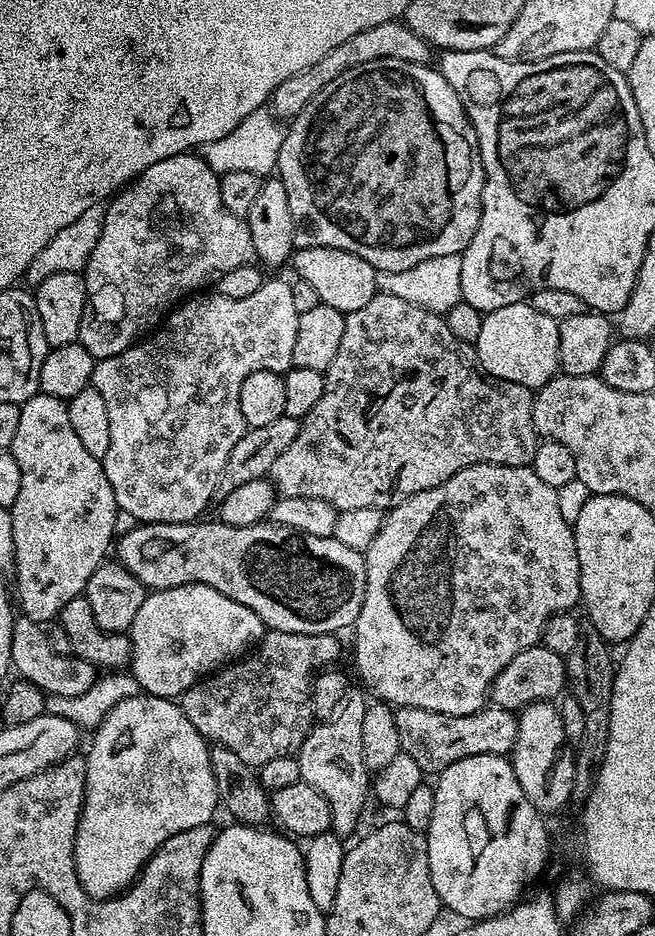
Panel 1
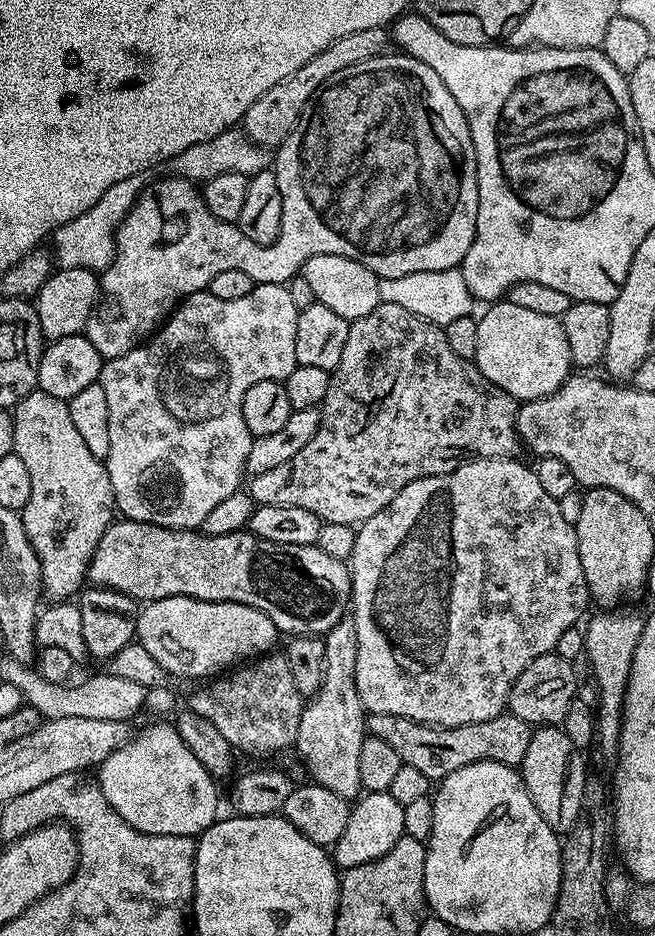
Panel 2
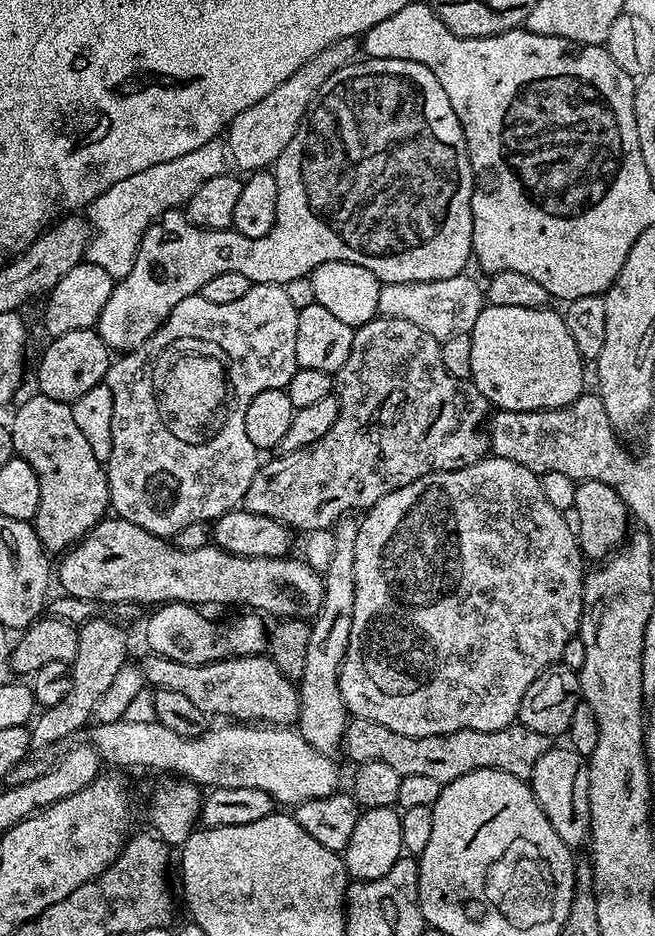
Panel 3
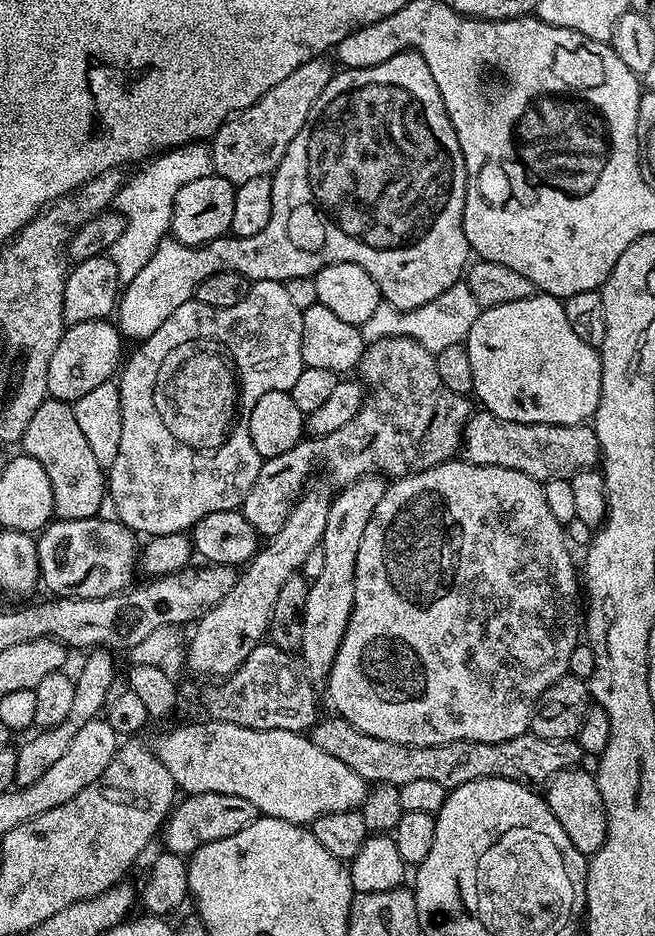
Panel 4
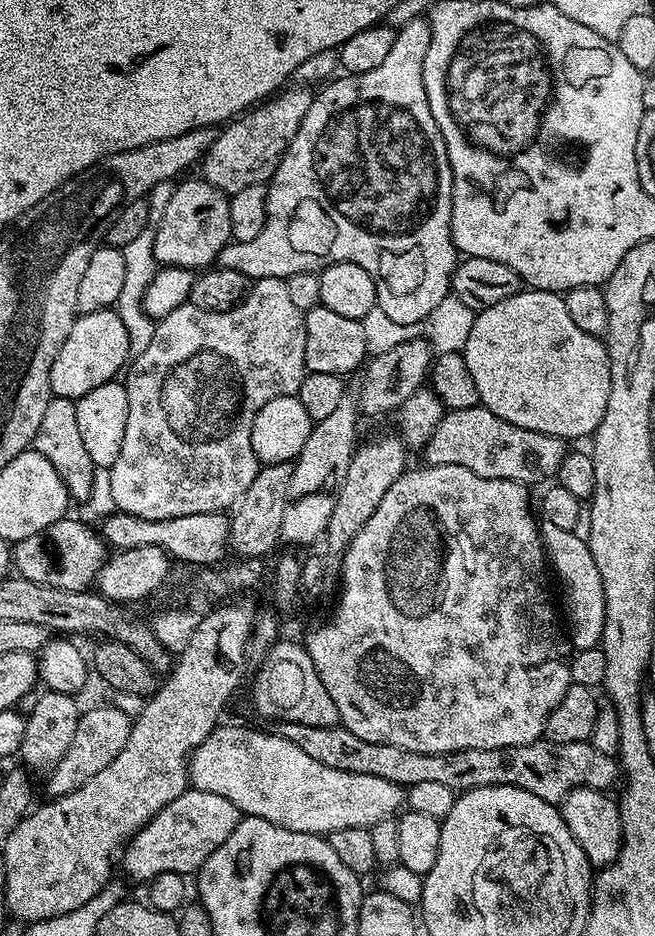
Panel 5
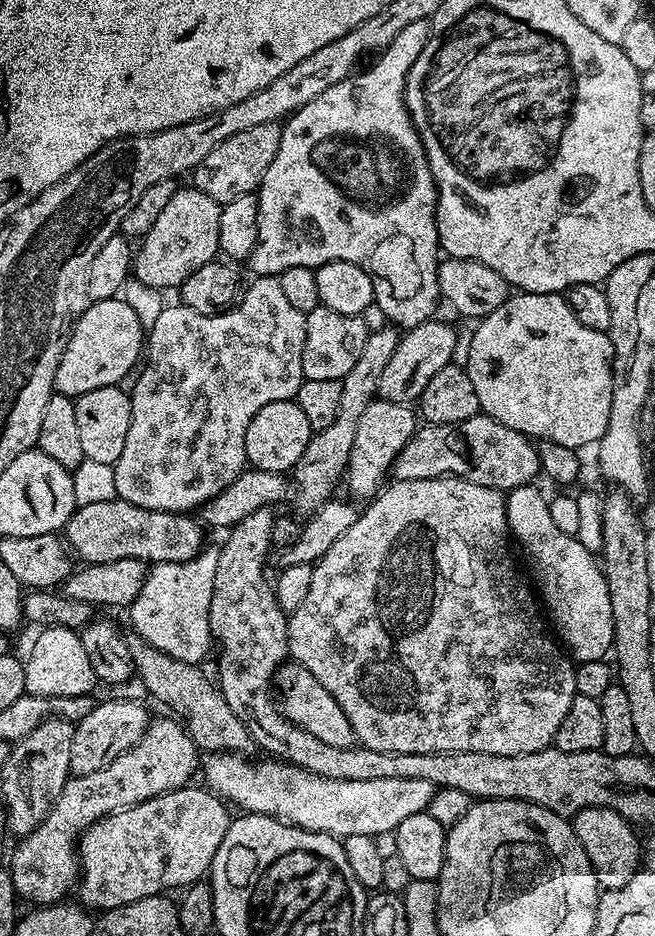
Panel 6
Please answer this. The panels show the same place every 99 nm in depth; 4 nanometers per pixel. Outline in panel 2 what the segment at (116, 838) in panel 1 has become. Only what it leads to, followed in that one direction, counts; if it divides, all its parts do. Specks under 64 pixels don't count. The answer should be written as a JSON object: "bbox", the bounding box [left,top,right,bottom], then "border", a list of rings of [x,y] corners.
{"bbox":[98,722,218,837],"border":[[[152,722],[149,728],[133,735],[127,744],[123,744],[98,765],[98,783],[102,794],[106,794],[106,802],[118,810],[118,814],[134,830],[151,836],[190,836],[199,837],[211,824],[218,819],[216,813],[216,787],[217,781],[208,773],[206,766],[194,758],[190,746],[182,742],[178,730],[171,723]]]}

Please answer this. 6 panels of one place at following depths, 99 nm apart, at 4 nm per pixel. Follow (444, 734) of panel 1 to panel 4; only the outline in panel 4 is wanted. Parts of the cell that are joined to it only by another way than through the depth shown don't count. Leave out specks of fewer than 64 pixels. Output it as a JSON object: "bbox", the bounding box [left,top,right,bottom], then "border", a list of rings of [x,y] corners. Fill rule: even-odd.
{"bbox":[310,715,585,790],"border":[[[333,715],[332,720],[321,719],[312,725],[310,739],[325,754],[338,758],[350,766],[373,785],[401,785],[423,778],[438,782],[449,790],[474,782],[478,778],[506,778],[519,784],[544,786],[562,770],[577,767],[585,759],[584,751],[576,740],[551,740],[525,734],[510,738],[506,742],[446,742],[438,746],[406,746],[398,742],[386,742],[370,734],[362,734],[341,716]],[[324,720],[324,721],[323,721]],[[536,783],[536,784],[535,784]]]}

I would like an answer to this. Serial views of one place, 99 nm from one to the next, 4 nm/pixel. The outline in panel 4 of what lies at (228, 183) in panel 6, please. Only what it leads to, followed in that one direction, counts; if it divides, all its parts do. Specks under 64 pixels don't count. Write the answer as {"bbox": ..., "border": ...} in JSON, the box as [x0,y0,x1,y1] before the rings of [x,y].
{"bbox":[210,58,334,185],"border":[[[317,58],[298,66],[298,70],[286,74],[278,86],[266,90],[258,102],[228,117],[210,140],[213,173],[234,185],[250,182],[250,178],[271,176],[282,162],[290,142],[298,138],[298,130],[302,130],[310,114],[310,106],[314,106],[318,94],[322,94],[322,90],[326,90],[332,81],[334,67],[333,61],[329,60]]]}

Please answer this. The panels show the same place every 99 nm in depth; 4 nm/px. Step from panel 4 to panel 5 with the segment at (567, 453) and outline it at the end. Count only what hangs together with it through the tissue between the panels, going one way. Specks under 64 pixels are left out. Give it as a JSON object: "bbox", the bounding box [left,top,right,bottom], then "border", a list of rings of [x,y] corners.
{"bbox":[422,406,565,486],"border":[[[483,406],[445,411],[422,449],[428,464],[466,466],[466,470],[474,470],[482,478],[502,478],[525,486],[533,486],[539,480],[551,481],[559,473],[565,454],[565,441],[514,426],[514,422],[498,418],[498,414]]]}

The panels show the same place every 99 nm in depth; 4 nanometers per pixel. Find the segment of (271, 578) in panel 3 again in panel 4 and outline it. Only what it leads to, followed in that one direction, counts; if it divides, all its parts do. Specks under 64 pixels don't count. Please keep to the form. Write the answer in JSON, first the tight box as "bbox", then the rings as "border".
{"bbox":[35,515,138,598],"border":[[[99,515],[81,520],[53,519],[48,527],[35,537],[40,579],[53,597],[106,598],[115,592],[123,592],[133,583],[132,575],[138,572],[138,536],[115,518],[100,520]]]}

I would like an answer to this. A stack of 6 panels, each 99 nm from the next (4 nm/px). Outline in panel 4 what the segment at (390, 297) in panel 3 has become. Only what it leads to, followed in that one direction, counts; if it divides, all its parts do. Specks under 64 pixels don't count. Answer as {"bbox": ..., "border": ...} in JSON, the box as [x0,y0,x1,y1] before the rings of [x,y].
{"bbox":[359,282,480,354],"border":[[[461,282],[450,286],[446,294],[438,294],[434,302],[426,302],[426,306],[418,306],[414,310],[398,310],[394,306],[380,303],[378,310],[370,314],[370,318],[359,325],[360,333],[365,341],[381,340],[387,336],[405,336],[430,350],[433,354],[446,350],[446,346],[464,344],[470,334],[470,326],[480,317],[480,303],[470,294],[467,283]]]}

